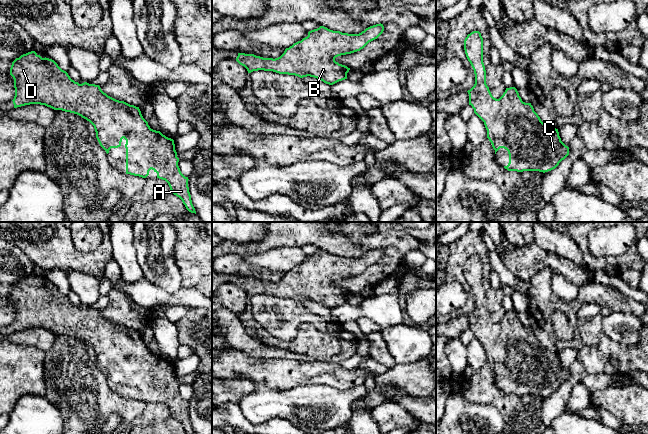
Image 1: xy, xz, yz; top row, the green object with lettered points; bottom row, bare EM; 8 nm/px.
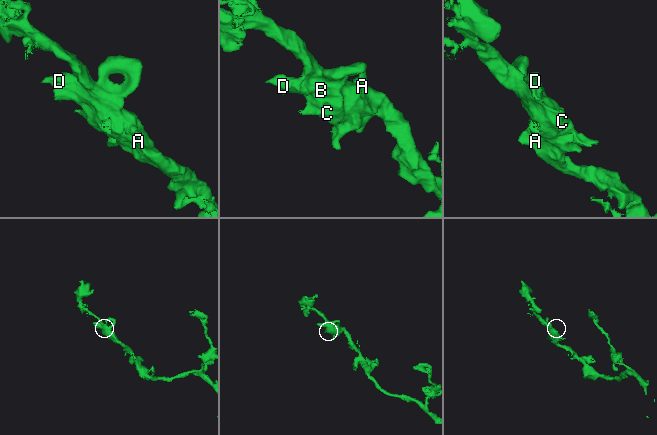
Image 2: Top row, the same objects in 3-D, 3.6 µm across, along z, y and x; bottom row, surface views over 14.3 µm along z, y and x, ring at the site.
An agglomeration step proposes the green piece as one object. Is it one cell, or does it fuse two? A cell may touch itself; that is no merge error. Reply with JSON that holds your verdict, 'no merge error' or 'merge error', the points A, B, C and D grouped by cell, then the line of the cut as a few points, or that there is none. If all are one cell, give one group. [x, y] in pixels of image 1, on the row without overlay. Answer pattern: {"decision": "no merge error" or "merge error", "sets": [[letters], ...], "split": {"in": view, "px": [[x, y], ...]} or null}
{"decision": "no merge error", "sets": [["A", "B", "C", "D"]], "split": null}

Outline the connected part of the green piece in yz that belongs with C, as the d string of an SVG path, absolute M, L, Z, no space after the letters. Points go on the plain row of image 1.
M473 255L464 264L464 274L474 298L475 308L468 314L469 329L484 346L487 362L496 376L504 372L509 378L509 387L504 390L508 395L548 396L555 393L569 379L569 371L559 360L558 353L544 348L534 335L531 327L522 325L515 311L506 312L503 319L496 323L486 308L486 294L483 287L483 262L479 255Z

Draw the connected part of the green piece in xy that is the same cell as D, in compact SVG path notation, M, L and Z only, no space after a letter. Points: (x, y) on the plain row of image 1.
M35 275L16 282L12 286L10 299L14 303L15 320L12 324L14 332L40 328L54 334L77 338L94 350L96 362L107 378L111 372L120 371L124 362L126 364L126 398L146 402L152 393L157 397L157 402L168 407L171 417L182 424L187 434L195 434L188 411L189 403L181 397L178 390L179 382L174 364L160 355L151 353L139 331L108 320L99 309L75 306L54 284L42 282Z

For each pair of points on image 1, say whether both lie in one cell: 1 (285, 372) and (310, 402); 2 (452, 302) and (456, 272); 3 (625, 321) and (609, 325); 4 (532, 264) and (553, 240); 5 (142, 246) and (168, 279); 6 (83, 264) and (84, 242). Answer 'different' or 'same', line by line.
1: different
2: different
3: same
4: different
5: same
6: different

